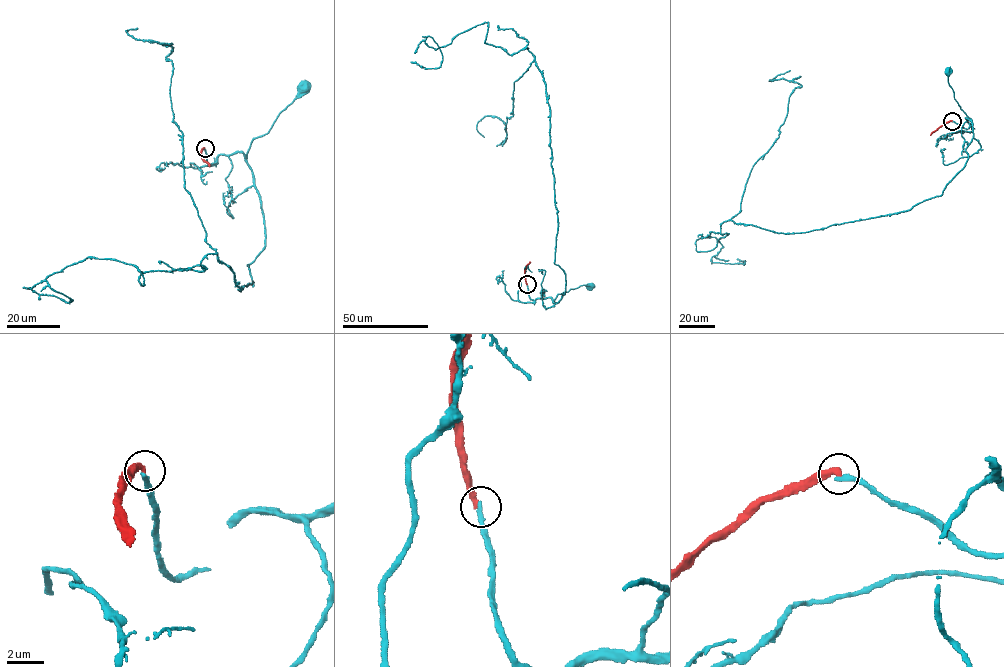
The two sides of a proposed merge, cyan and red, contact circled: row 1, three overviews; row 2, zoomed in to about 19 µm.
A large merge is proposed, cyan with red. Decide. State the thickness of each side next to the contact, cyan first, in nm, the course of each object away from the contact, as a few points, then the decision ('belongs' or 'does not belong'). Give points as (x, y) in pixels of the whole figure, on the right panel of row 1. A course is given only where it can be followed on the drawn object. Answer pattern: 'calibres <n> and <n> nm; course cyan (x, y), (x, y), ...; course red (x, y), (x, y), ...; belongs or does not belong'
calibres 280 and 320 nm; course cyan (951, 121), (967, 128), (969, 124), (966, 118), (971, 119), (954, 98), (948, 81), (948, 70); course red (951, 120), (930, 135); does not belong

